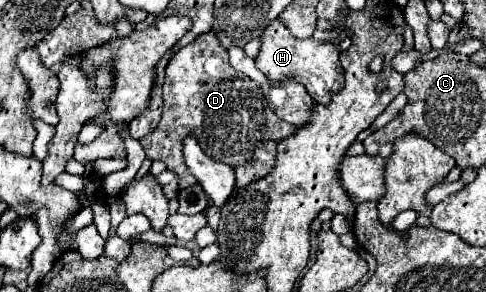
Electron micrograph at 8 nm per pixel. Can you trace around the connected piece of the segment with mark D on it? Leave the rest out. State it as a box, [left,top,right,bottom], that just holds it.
[139,32,295,188]

